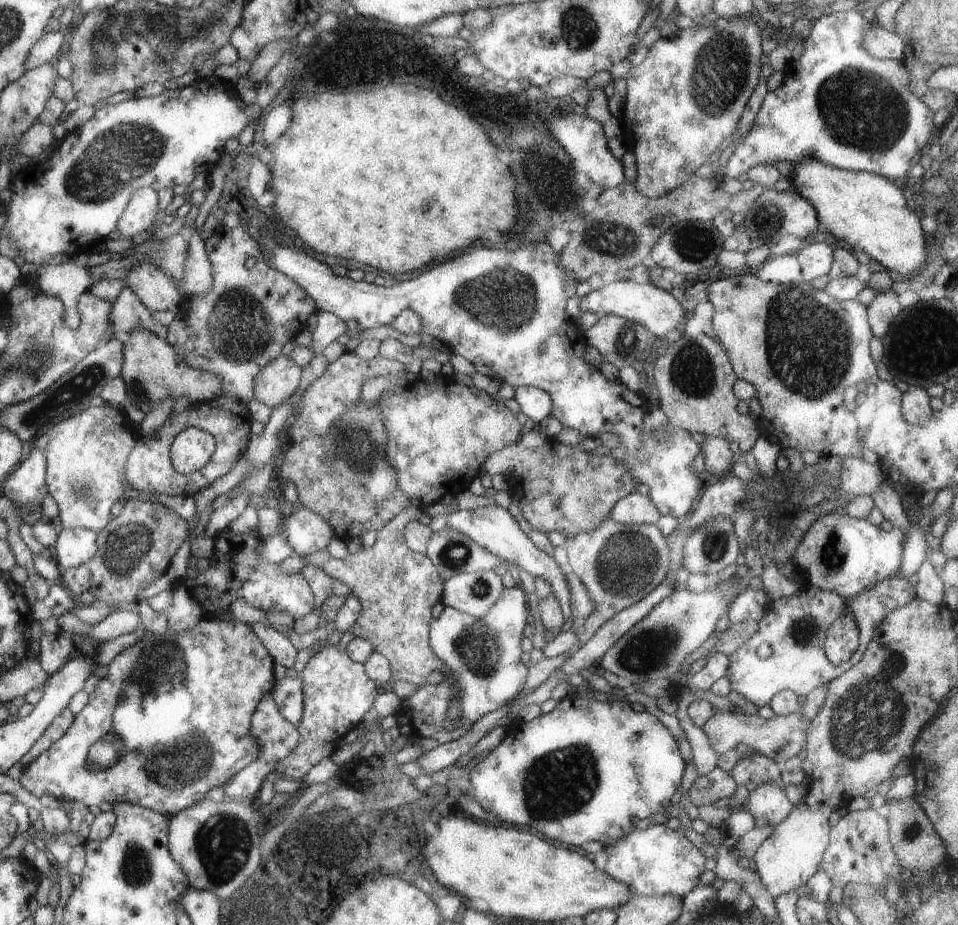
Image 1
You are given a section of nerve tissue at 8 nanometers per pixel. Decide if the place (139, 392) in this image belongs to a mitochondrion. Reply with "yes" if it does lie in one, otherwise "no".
yes

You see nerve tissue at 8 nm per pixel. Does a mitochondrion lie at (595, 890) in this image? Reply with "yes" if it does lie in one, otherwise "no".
no

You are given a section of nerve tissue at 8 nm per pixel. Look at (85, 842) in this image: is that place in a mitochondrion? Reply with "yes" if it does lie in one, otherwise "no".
no

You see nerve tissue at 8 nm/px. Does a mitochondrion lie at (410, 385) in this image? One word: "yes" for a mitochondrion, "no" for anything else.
no

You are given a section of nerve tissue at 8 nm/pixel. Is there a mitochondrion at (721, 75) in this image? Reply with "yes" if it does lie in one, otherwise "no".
yes

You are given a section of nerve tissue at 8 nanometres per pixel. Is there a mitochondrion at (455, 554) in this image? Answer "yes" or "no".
yes

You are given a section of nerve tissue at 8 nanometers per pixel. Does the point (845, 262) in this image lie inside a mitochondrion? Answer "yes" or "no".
no

